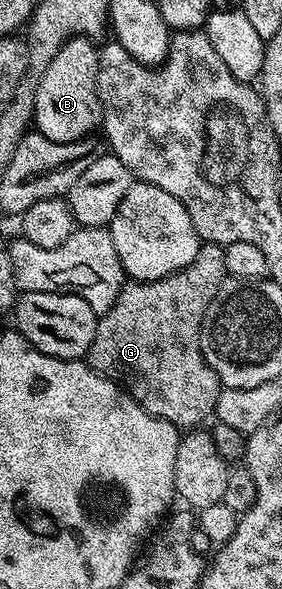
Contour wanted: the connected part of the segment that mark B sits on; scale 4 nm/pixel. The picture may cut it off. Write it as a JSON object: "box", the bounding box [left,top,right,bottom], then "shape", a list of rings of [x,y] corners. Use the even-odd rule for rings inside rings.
{"box":[33,37,102,143],"shape":[[[74,37],[61,46],[59,53],[40,72],[41,80],[36,80],[33,92],[33,123],[43,137],[60,143],[74,143],[80,139],[88,139],[93,131],[102,126],[101,102],[97,92],[97,52],[98,44],[89,37]]]}

